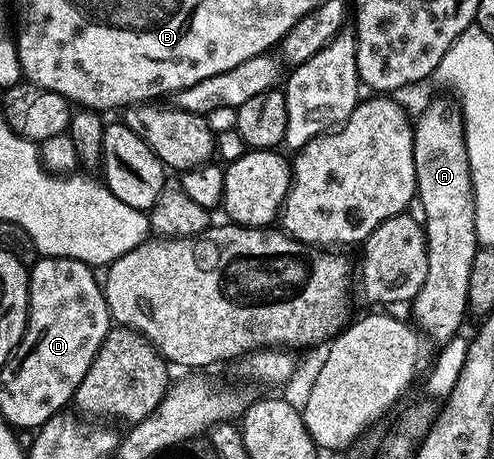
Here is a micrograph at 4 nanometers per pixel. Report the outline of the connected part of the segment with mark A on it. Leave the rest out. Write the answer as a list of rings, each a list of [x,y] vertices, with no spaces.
[[[436,102],[424,110],[424,115],[414,122],[413,140],[414,164],[417,170],[418,206],[424,209],[423,225],[426,227],[426,249],[428,252],[428,273],[422,292],[418,292],[416,301],[410,310],[416,317],[415,325],[425,335],[432,334],[436,342],[448,342],[460,330],[464,322],[464,313],[469,313],[468,293],[470,292],[470,272],[478,243],[475,230],[475,192],[471,180],[471,168],[467,158],[467,144],[464,140],[464,119],[461,111],[448,102]]]

